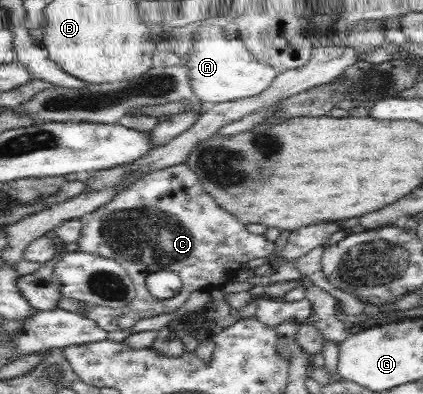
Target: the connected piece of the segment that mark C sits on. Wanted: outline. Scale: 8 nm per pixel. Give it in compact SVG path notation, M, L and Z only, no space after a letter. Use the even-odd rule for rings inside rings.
M185 163L147 172L129 186L122 188L94 211L83 215L79 220L81 230L76 241L77 249L84 253L98 254L117 261L131 277L137 289L134 301L130 301L128 305L121 308L84 303L77 309L82 317L94 321L100 329L106 332L128 329L144 317L175 312L178 307L184 305L194 291L203 289L210 292L214 285L224 287L233 280L235 274L244 265L246 266L250 259L271 256L274 249L274 243L266 240L262 234L251 234L245 225L218 206L212 197L203 190L199 178L191 169L188 169ZM158 271L171 271L178 274L181 296L168 299L154 297L154 294L148 290L146 279L148 279L148 274L158 273Z

